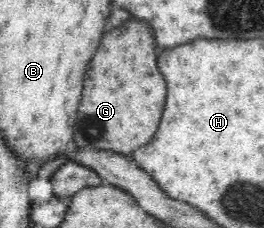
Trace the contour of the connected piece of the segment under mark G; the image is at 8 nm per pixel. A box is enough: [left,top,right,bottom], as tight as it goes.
[68,19,167,156]

